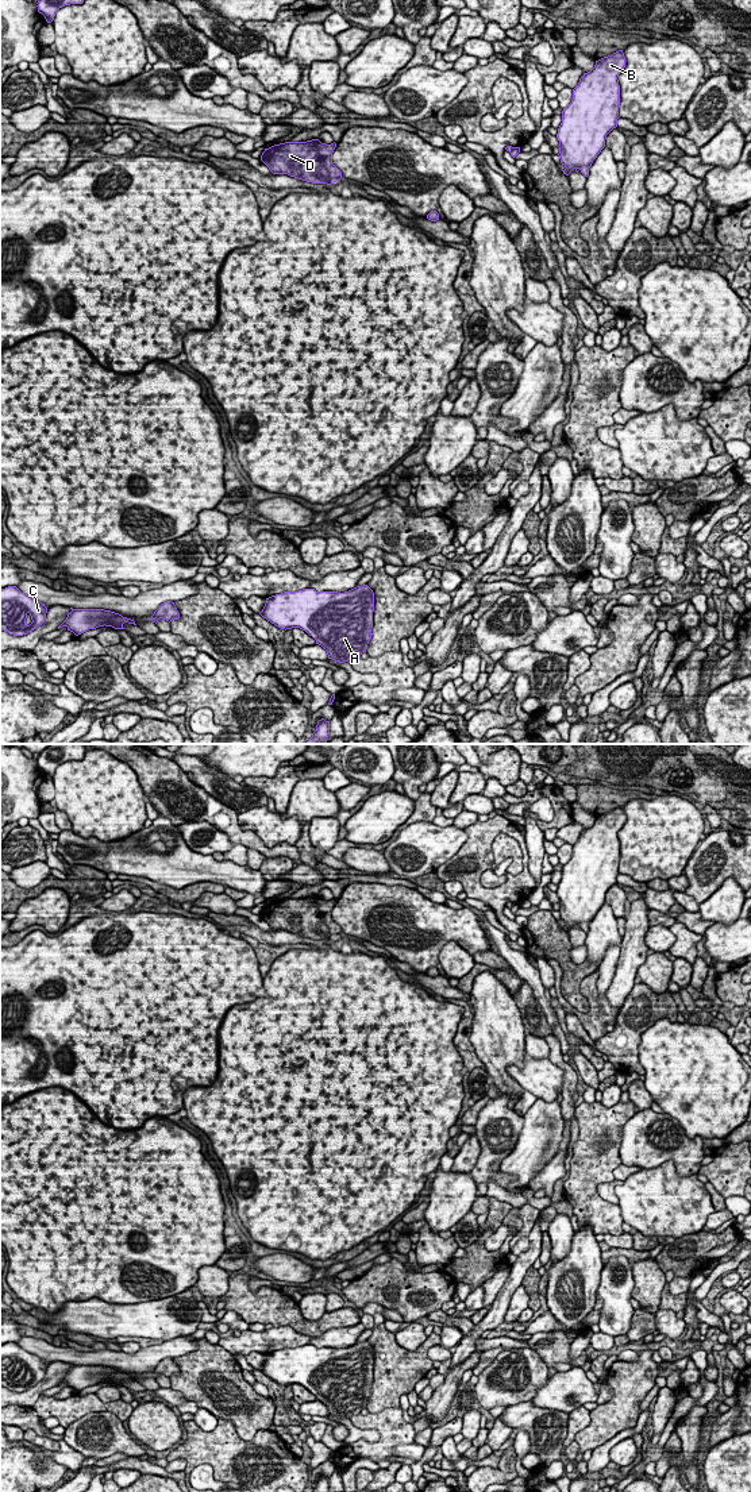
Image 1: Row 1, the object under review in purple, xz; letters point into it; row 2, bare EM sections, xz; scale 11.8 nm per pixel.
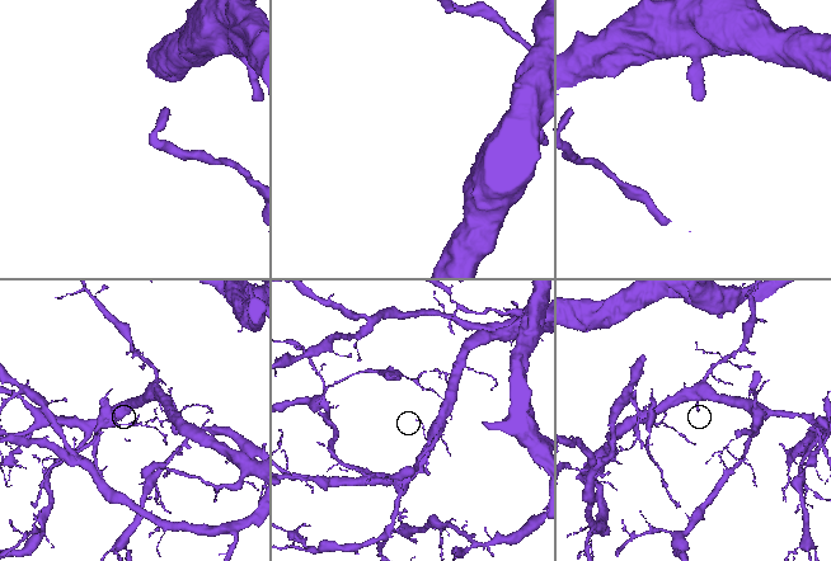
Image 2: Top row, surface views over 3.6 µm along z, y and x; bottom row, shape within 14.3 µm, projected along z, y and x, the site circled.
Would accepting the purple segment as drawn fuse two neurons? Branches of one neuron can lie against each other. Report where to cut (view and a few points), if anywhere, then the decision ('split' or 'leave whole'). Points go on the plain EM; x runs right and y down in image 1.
cut in xz along (513, 903), (511, 909); split

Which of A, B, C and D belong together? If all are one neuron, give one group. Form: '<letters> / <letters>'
A B C / D

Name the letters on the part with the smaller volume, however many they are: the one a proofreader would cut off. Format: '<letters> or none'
D

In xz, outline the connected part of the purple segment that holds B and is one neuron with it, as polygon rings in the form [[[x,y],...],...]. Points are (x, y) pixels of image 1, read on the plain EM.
[[[623,806],[596,817],[594,824],[584,829],[578,841],[573,845],[571,859],[562,867],[562,879],[558,884],[559,915],[566,924],[563,930],[569,932],[574,925],[588,933],[589,924],[605,903],[606,891],[617,883],[620,864],[619,830],[625,824]]]

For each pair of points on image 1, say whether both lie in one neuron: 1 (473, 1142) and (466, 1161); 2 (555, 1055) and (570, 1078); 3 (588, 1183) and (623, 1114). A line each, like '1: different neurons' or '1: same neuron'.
1: same neuron
2: same neuron
3: same neuron

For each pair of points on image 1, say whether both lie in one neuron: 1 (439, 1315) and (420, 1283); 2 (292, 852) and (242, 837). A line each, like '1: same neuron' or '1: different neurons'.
1: different neurons
2: same neuron

